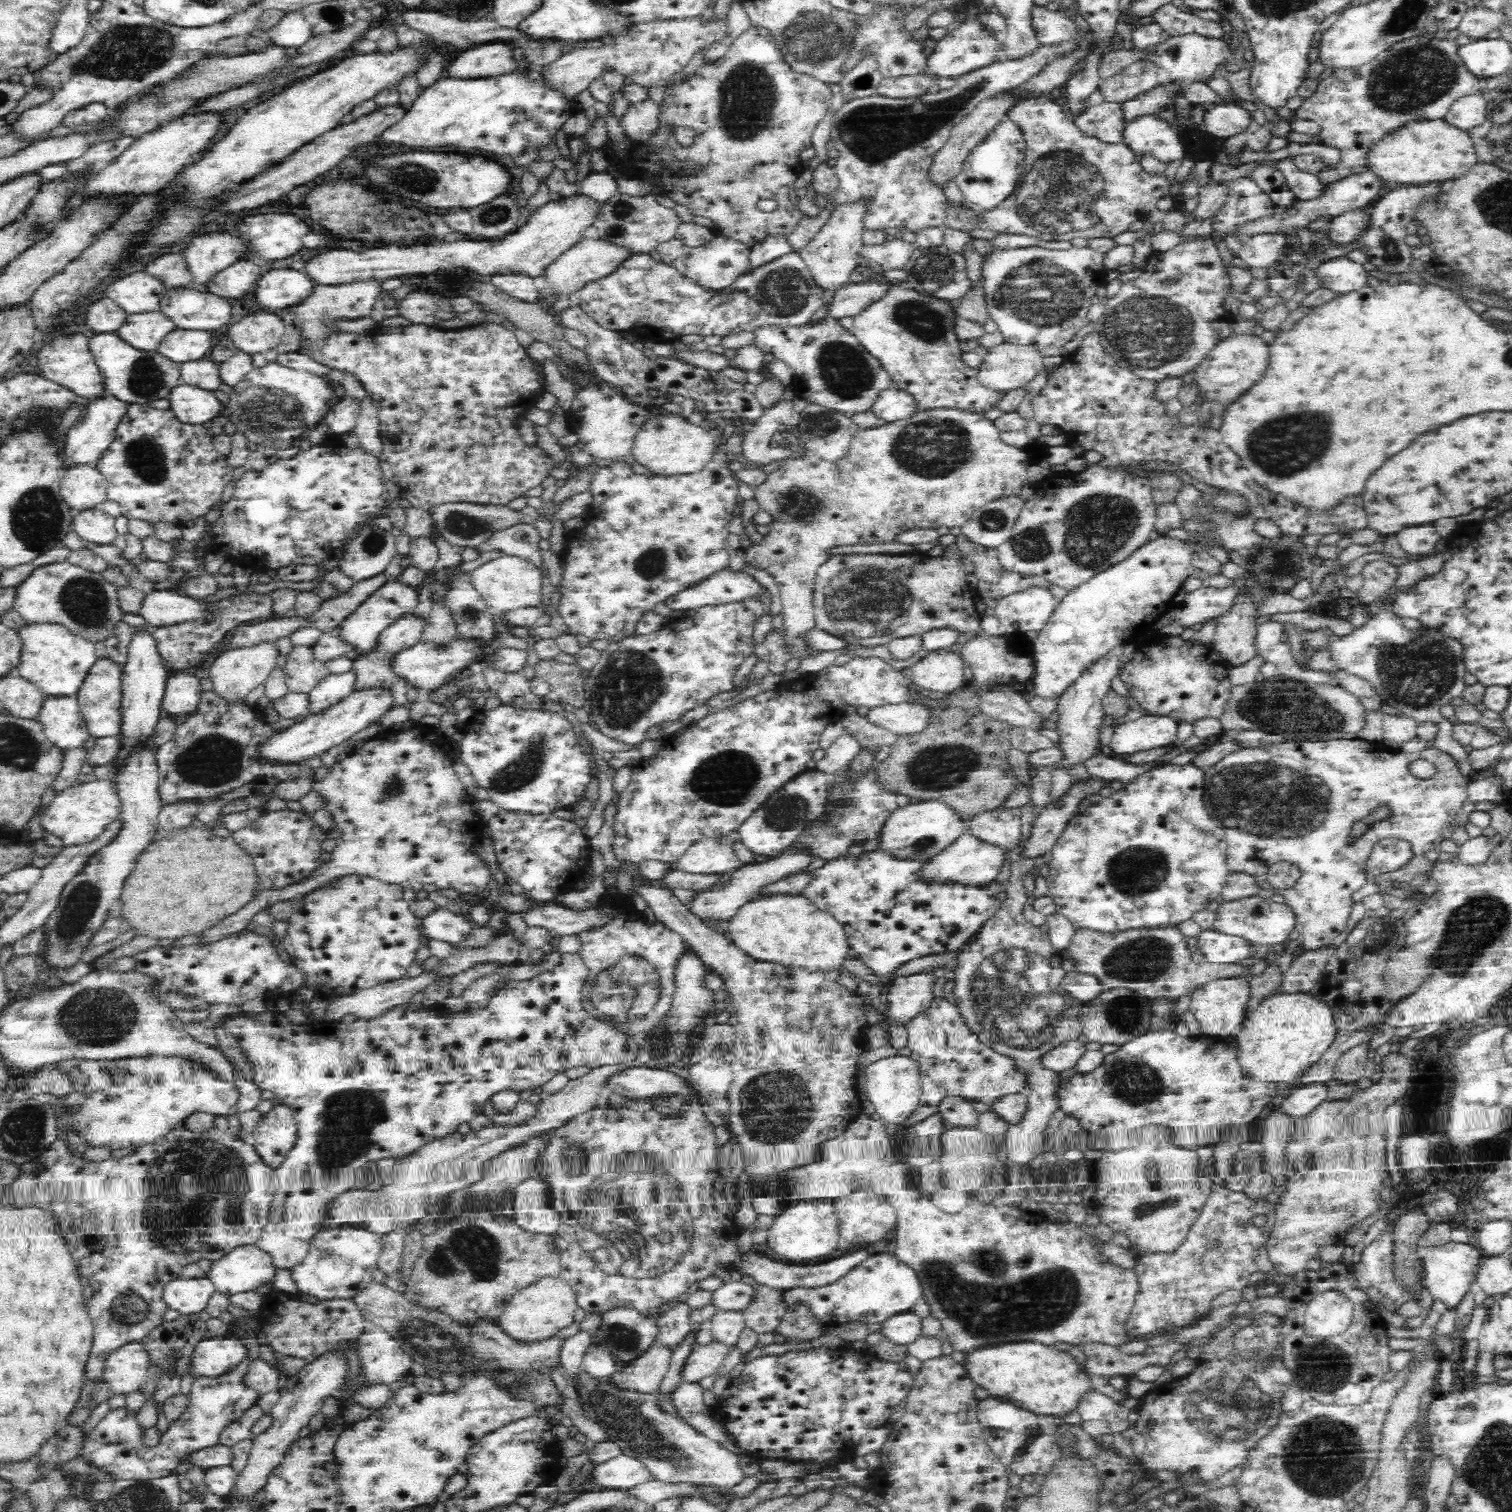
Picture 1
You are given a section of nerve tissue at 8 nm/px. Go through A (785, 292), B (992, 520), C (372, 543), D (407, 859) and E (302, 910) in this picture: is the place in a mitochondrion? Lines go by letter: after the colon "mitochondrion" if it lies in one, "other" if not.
A: mitochondrion
B: mitochondrion
C: mitochondrion
D: other
E: other

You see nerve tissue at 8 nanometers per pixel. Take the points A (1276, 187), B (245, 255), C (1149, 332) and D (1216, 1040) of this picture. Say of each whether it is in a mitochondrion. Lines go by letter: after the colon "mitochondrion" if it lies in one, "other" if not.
A: other
B: other
C: mitochondrion
D: other

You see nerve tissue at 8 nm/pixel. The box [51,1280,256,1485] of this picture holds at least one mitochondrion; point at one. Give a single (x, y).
(129, 1309)

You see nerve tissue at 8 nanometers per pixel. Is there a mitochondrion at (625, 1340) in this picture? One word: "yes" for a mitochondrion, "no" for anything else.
yes

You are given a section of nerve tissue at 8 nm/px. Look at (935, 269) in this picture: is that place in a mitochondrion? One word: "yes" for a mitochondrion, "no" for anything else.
yes

